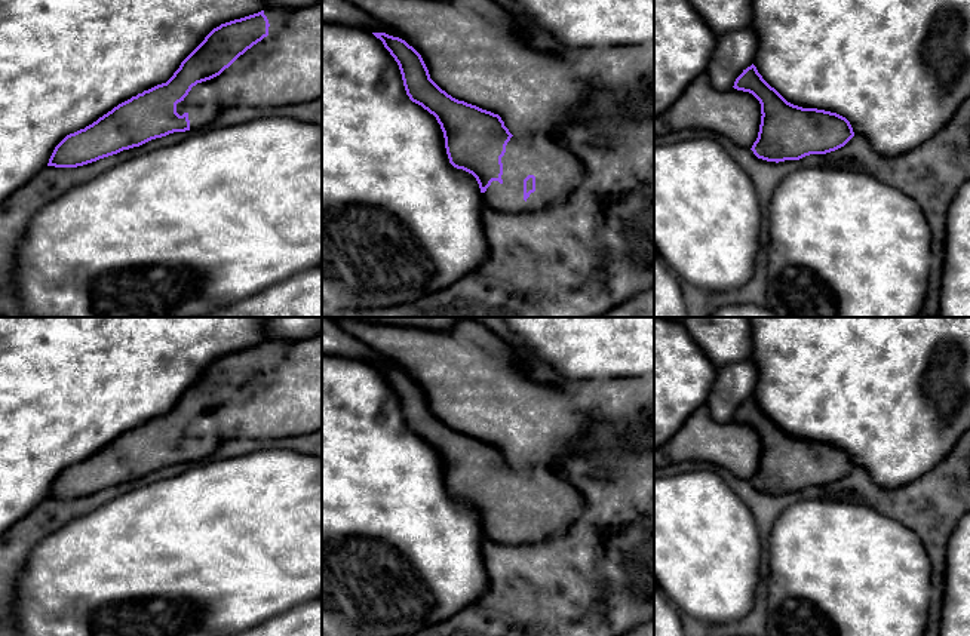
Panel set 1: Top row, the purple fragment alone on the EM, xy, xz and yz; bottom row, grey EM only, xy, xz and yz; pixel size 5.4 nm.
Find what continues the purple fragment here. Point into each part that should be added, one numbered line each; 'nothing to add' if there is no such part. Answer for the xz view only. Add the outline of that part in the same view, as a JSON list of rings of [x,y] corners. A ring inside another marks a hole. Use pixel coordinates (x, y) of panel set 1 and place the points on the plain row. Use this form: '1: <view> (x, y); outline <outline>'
1: xz (558, 506); outline [[[544,467],[515,468],[501,489],[503,514],[492,513],[484,525],[485,538],[506,546],[531,544],[580,522],[583,497]],[[535,509],[535,523],[524,531],[524,511]]]

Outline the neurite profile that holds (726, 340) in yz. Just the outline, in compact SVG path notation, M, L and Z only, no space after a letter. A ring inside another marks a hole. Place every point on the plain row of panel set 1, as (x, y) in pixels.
M685 317L682 323L715 368L746 360L752 354L749 317Z

